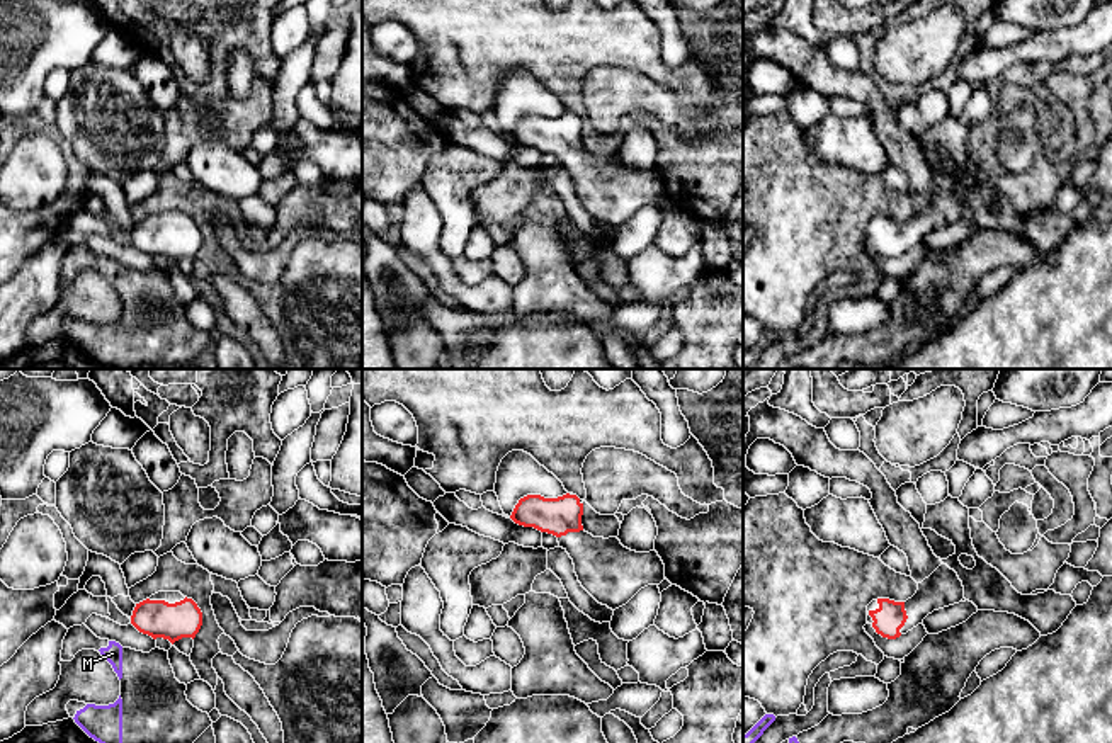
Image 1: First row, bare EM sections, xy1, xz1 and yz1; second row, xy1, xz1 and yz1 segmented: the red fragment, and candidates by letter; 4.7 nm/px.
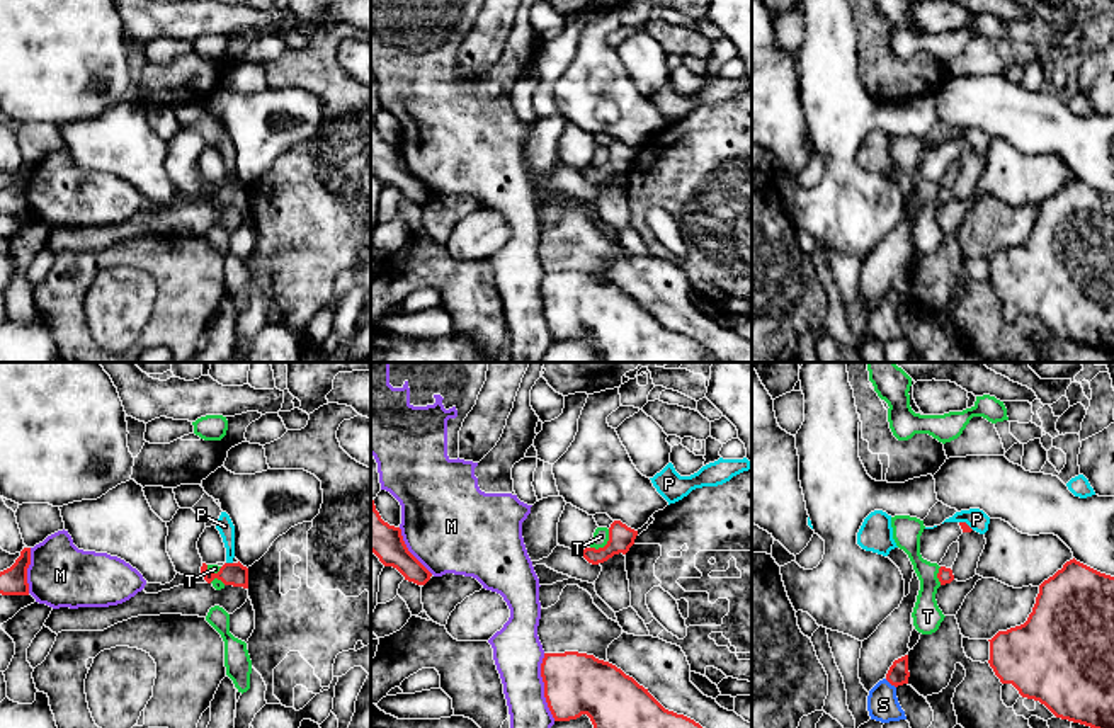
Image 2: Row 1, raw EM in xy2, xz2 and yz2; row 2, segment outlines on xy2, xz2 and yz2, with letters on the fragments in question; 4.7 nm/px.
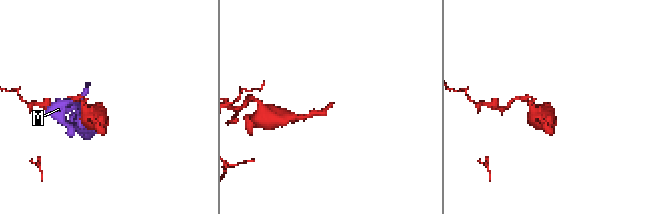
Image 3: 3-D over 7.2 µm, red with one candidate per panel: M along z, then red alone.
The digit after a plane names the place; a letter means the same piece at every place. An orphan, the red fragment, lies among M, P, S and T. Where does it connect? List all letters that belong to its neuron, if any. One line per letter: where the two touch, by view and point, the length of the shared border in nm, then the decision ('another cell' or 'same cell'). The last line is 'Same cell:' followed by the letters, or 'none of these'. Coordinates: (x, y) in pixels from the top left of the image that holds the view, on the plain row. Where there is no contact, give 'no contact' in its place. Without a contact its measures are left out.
M: contact xz2 (545, 307); length 320 nm; another cell
P: contact xy2 (230, 182); length 30 nm; another cell
S: contact yz2 (890, 301); length 70 nm; another cell
T: contact xz2 (606, 164); length 130 nm; another cell
Same cell: none of these

